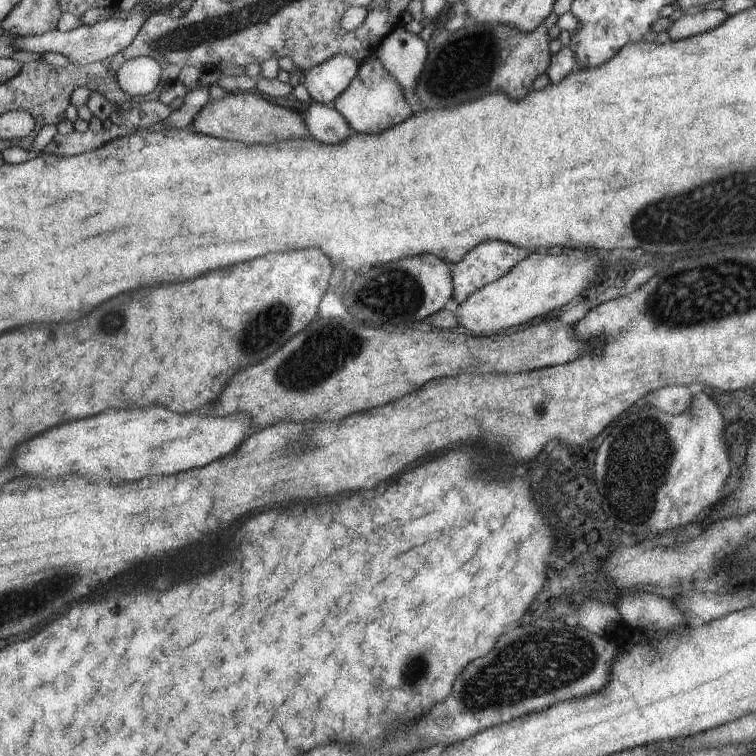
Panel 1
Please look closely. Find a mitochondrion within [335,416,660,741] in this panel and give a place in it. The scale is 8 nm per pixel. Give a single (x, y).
(522, 658)

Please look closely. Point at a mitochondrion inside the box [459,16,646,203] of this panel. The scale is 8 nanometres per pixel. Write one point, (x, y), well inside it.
(495, 53)

